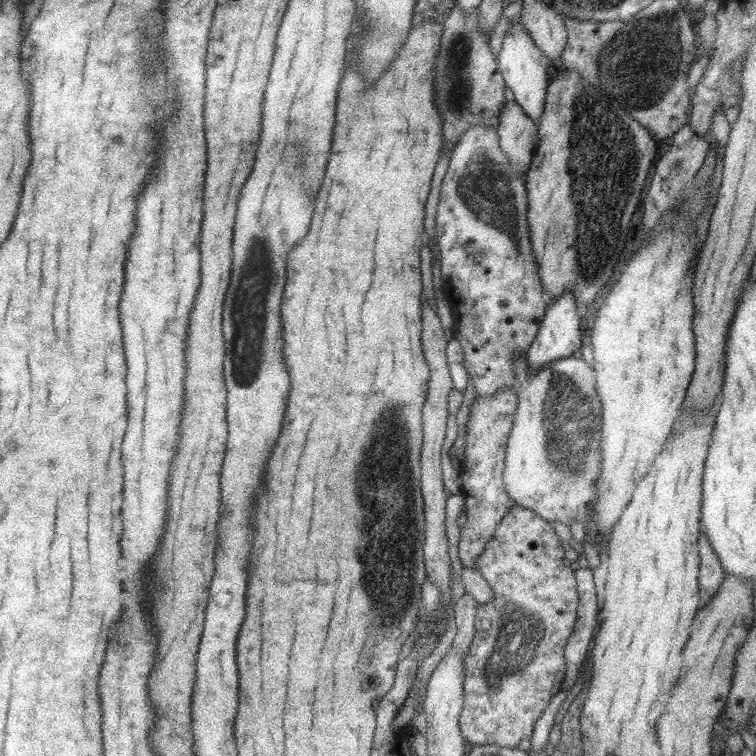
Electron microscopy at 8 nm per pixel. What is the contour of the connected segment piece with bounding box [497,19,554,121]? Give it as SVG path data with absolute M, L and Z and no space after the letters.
M519 19L512 21L512 27L508 29L508 33L504 37L503 46L497 59L499 71L504 77L506 86L513 91L515 101L532 120L540 120L544 112L547 88L554 67L528 36L526 27L520 23Z

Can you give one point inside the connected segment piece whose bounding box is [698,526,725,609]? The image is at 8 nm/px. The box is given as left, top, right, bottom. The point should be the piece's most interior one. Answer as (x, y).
(710, 574)

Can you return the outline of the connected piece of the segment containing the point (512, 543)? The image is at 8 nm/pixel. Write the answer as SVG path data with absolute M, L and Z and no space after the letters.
M514 505L506 514L500 525L492 534L492 538L488 540L484 554L476 560L476 570L482 573L484 579L488 581L492 587L492 600L486 604L480 604L476 613L475 629L476 636L470 642L470 650L465 658L465 679L464 679L464 700L463 710L459 716L459 724L465 741L478 746L498 746L499 748L516 748L520 742L532 736L534 733L535 723L542 716L542 712L548 706L548 702L552 700L552 696L560 690L564 676L566 676L566 661L564 661L564 646L568 642L568 638L574 632L574 626L577 620L577 610L580 604L579 594L577 591L577 578L571 567L564 564L565 545L561 538L556 535L556 531L552 528L550 521L546 521L533 510Z

